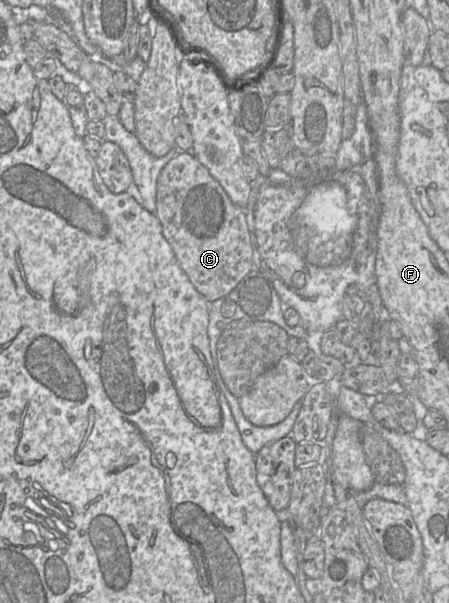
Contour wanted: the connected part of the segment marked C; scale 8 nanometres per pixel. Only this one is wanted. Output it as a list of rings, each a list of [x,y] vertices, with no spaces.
[[[191,152],[180,153],[161,170],[153,216],[158,220],[163,237],[172,248],[180,268],[207,302],[212,303],[228,295],[255,268],[245,208],[236,206],[230,200],[221,185]]]

